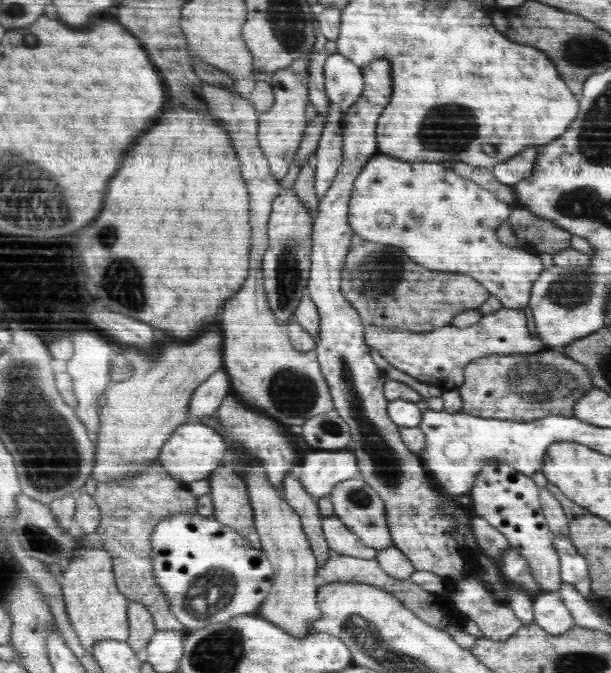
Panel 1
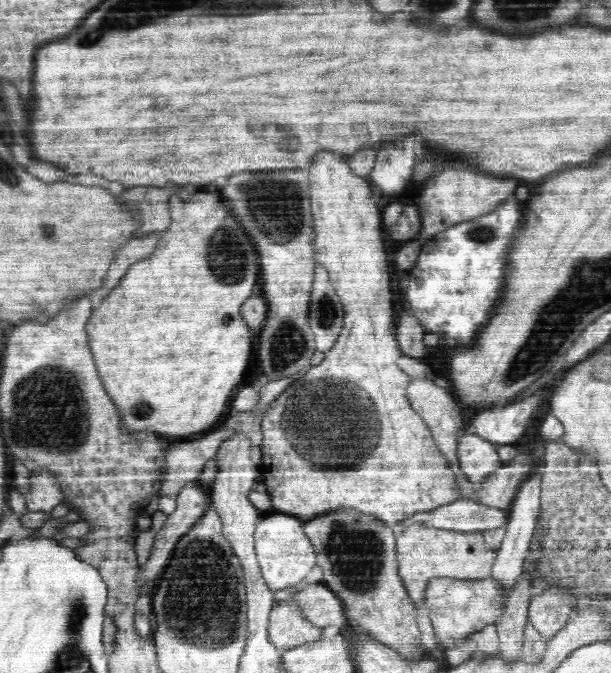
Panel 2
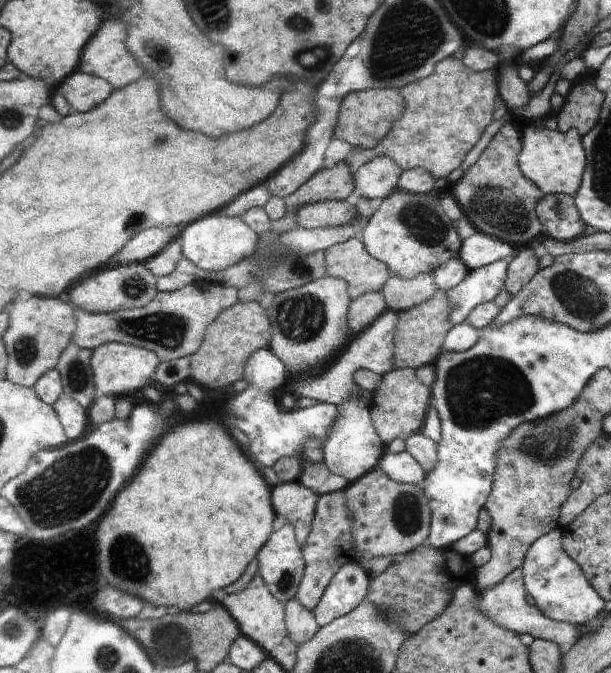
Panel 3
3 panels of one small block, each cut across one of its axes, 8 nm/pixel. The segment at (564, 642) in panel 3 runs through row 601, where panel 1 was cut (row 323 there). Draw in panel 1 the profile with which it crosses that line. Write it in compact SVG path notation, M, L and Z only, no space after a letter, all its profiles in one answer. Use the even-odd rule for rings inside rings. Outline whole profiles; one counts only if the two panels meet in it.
M502 308L483 316L474 326L458 328L454 325L438 328L432 332L388 330L364 324L364 340L370 350L378 351L389 364L403 370L416 380L434 386L442 393L459 388L465 381L469 363L490 355L520 355L546 350L544 342L528 330L523 309Z

